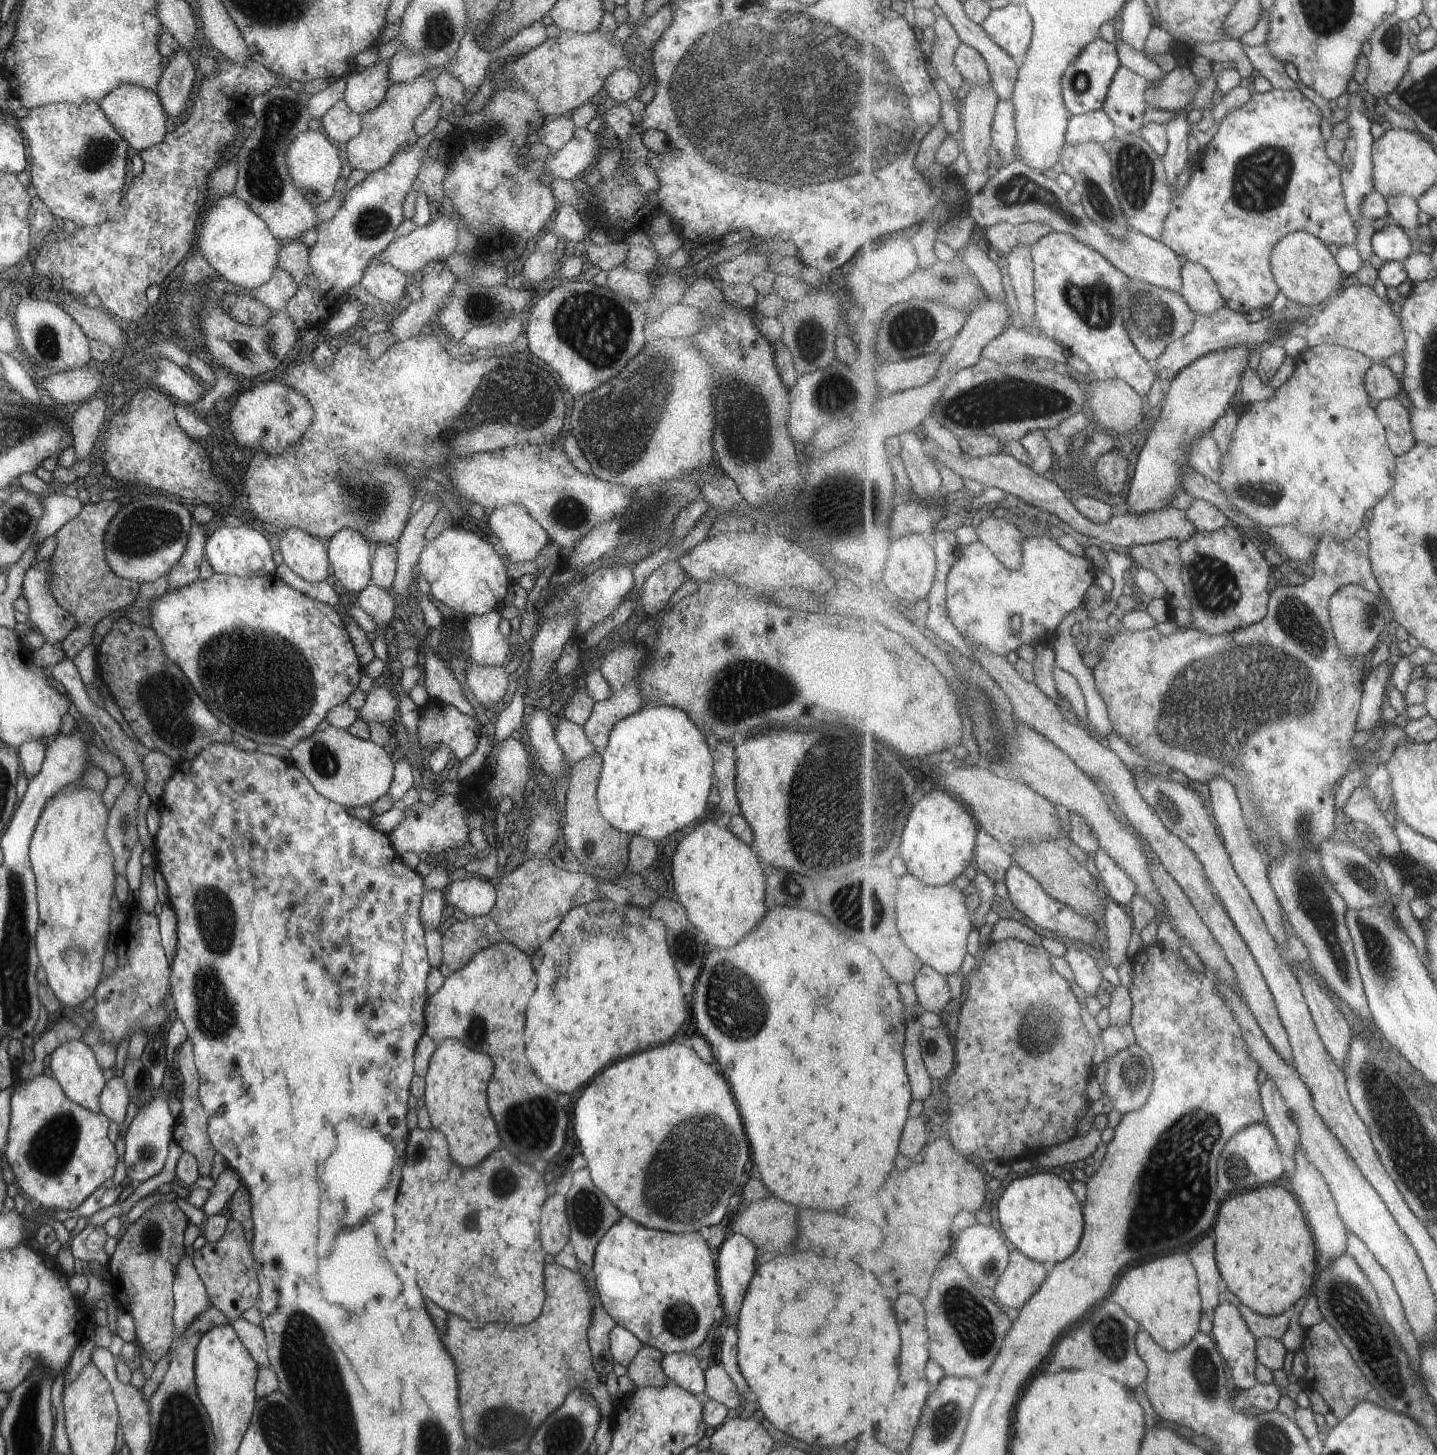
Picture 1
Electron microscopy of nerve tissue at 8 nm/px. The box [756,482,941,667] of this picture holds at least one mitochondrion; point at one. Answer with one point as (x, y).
(864, 503)

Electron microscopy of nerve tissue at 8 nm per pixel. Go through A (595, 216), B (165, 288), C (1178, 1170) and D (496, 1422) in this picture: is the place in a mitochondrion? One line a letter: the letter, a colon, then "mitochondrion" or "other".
A: other
B: other
C: mitochondrion
D: mitochondrion

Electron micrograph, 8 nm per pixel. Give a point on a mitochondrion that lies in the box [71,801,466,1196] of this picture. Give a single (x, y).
(214, 1012)

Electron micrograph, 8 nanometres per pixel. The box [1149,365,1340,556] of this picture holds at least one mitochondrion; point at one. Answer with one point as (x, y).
(1266, 493)

